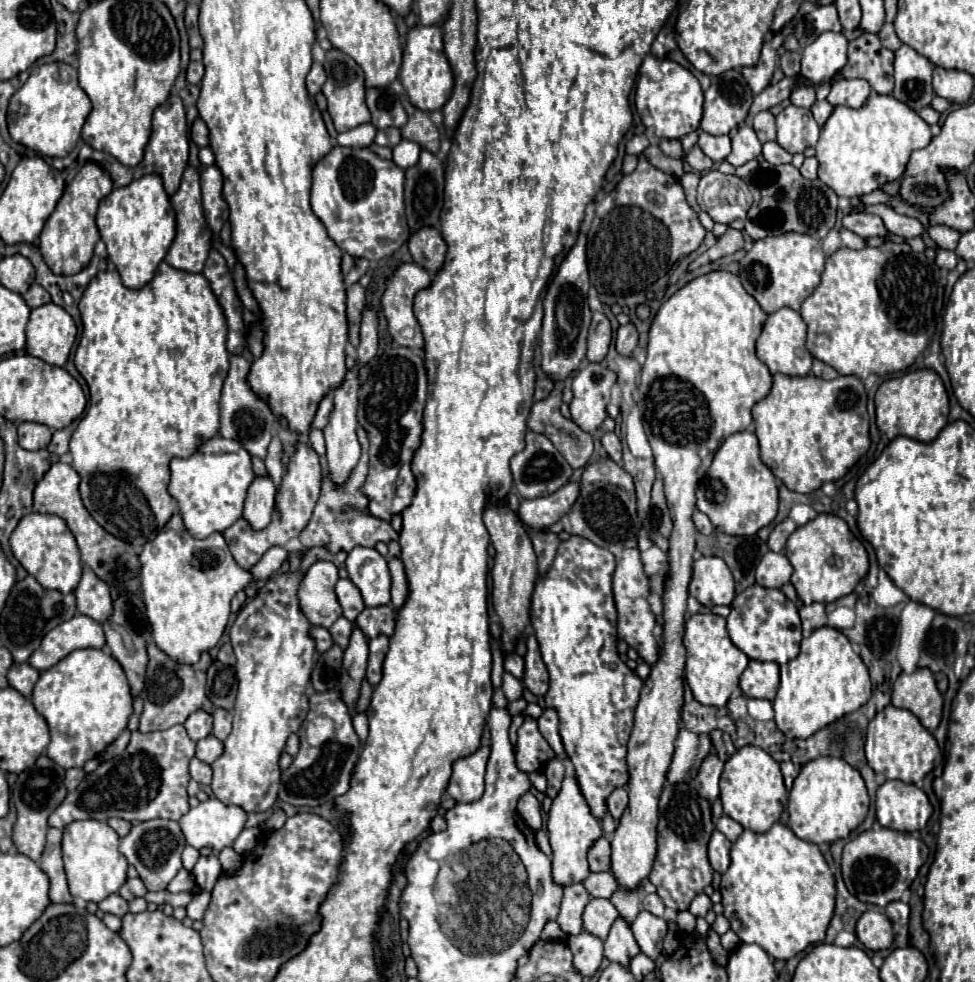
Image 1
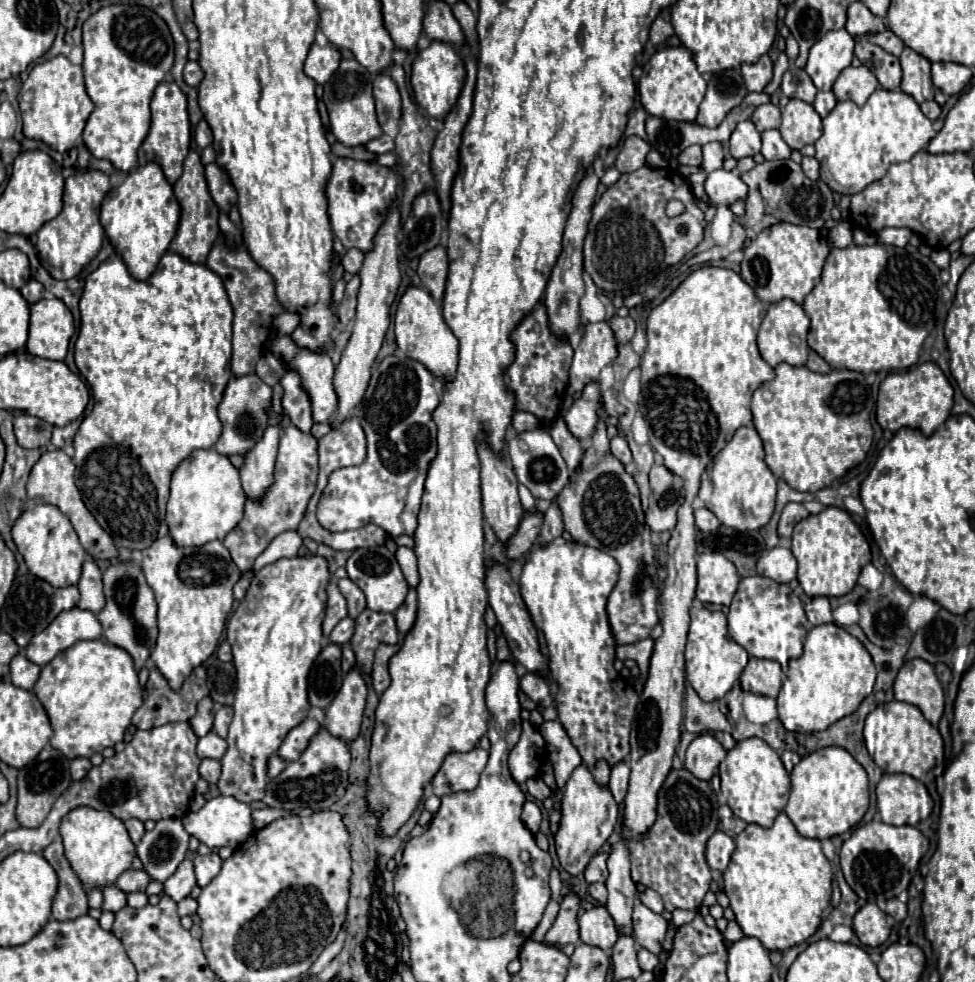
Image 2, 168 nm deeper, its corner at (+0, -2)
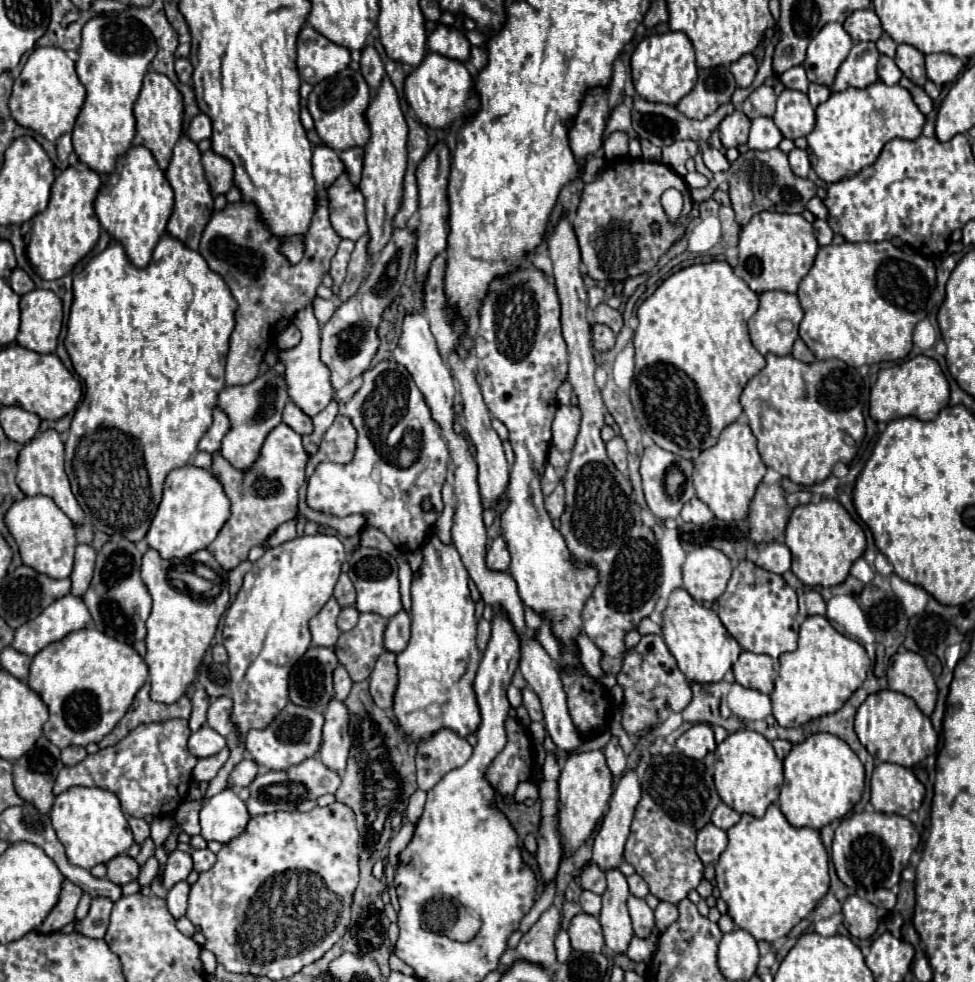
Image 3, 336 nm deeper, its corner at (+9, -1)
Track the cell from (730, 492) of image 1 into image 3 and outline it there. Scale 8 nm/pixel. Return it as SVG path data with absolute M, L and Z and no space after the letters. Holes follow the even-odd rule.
M731 423L719 435L717 445L703 451L695 459L693 469L693 485L697 491L697 499L701 499L717 519L735 521L745 519L749 511L749 503L755 495L757 485L763 481L767 467L757 453L757 441L747 423Z

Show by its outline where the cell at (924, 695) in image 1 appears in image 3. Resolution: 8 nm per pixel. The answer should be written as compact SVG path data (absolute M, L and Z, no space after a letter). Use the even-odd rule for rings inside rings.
M913 651L895 653L887 669L889 689L911 697L923 715L931 715L937 701L937 687L925 659Z

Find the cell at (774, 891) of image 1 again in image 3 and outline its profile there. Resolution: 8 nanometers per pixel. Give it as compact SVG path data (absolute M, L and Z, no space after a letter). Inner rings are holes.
M773 803L761 819L741 815L741 821L727 835L729 845L715 865L715 881L729 915L737 927L751 933L757 941L773 943L787 937L829 889L829 857L819 831L791 827Z

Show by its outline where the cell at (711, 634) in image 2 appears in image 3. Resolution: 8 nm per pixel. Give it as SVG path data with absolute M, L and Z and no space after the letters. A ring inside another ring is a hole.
M675 589L669 597L663 613L663 639L675 657L679 671L683 671L687 681L695 683L719 683L741 655L739 643L727 633L717 613L693 601L685 589Z

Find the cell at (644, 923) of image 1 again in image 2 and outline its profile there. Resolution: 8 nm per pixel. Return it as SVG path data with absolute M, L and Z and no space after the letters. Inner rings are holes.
M636 902L632 912L632 924L634 924L636 944L648 948L652 954L660 954L662 940L668 928L668 922L662 918L662 914L656 914L650 908L646 908L642 902Z

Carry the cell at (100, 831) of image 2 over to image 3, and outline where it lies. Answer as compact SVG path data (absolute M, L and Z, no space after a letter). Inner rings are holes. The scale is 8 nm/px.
M71 787L69 791L57 795L51 809L51 823L59 841L65 847L69 863L83 869L91 869L99 863L105 865L113 857L127 853L127 849L135 843L127 819L121 813L119 799L105 789Z

